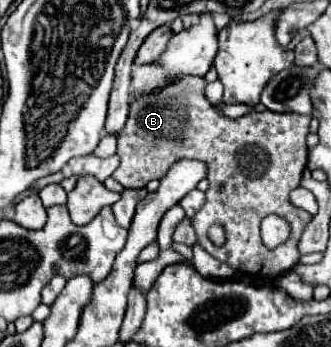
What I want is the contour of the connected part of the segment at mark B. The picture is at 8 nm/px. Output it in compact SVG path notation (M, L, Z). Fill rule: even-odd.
M183 79L183 83L175 83L175 87L167 87L167 91L159 91L159 95L149 95L147 99L135 99L131 103L129 119L119 133L119 147L117 153L121 155L121 165L111 175L115 181L119 181L125 189L143 189L151 179L161 179L167 173L167 167L179 159L199 159L209 165L209 189L207 189L207 201L201 213L197 213L191 223L197 233L197 239L201 247L213 255L215 259L229 263L233 269L239 269L253 277L267 277L275 279L297 263L299 251L297 241L303 233L303 227L311 221L311 215L307 215L303 209L297 209L289 203L289 193L301 185L301 175L307 165L307 145L305 137L309 133L309 115L275 115L273 111L251 111L239 119L223 117L217 107L213 107L205 97L205 79ZM267 215L279 215L289 221L291 235L289 239L275 247L267 249L259 235L259 225ZM219 223L227 231L227 243L223 247L215 247L209 237L207 229Z

